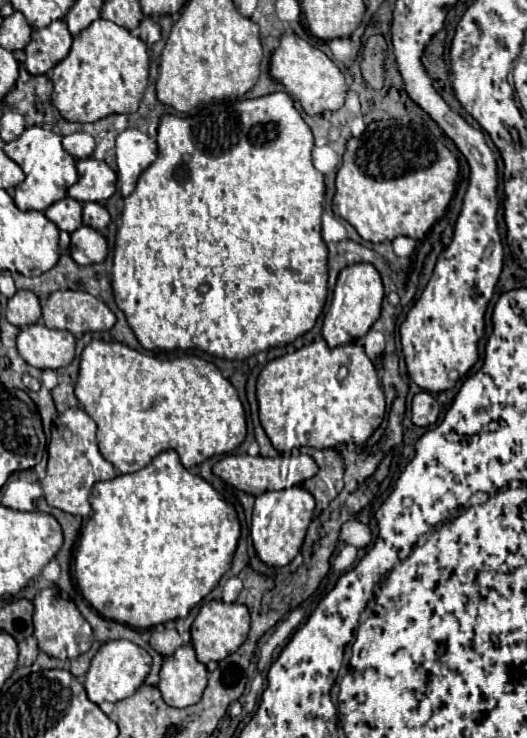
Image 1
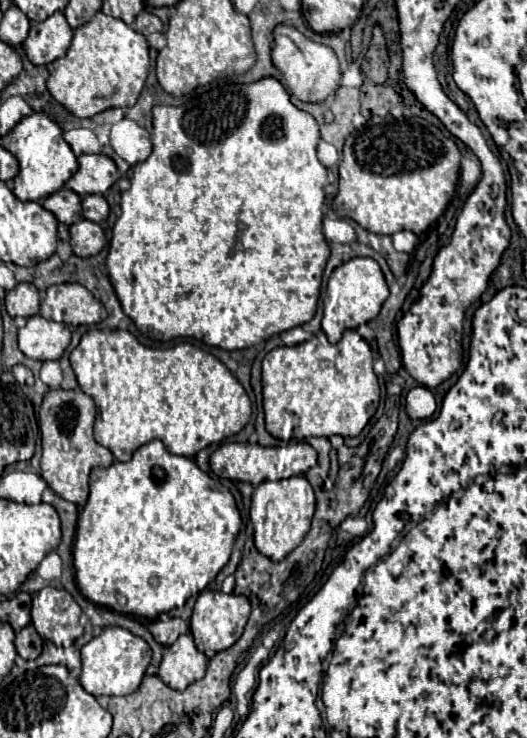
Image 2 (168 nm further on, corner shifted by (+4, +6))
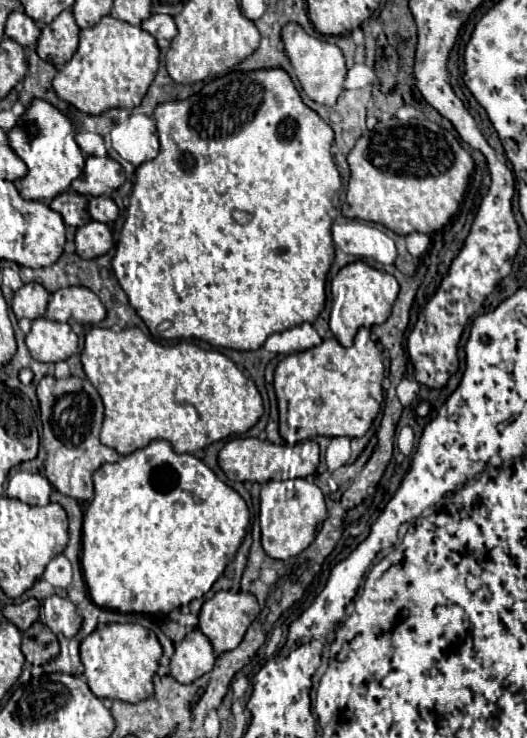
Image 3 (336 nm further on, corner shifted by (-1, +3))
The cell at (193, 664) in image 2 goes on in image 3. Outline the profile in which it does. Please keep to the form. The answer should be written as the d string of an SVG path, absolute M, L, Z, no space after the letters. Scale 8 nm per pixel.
M193 629L185 635L185 639L177 645L169 669L171 677L183 685L193 683L201 675L209 673L215 665L215 655L211 649L209 639L199 631Z

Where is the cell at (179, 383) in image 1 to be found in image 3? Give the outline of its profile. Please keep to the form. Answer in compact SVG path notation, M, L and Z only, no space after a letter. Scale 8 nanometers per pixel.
M95 327L85 335L81 363L87 379L99 391L105 405L101 443L115 449L119 455L129 455L147 447L153 439L169 441L173 451L195 453L215 441L247 433L263 415L263 401L255 383L223 353L205 351L195 343L181 341L177 345L161 345L151 341L139 327L129 327L119 333Z

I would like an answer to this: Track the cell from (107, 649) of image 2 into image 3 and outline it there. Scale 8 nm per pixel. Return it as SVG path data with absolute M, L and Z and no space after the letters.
M111 623L101 629L95 629L83 643L81 643L81 663L85 665L85 679L89 689L99 699L119 699L127 703L137 703L153 695L153 675L159 667L161 657L161 645L157 641L157 635L137 623Z

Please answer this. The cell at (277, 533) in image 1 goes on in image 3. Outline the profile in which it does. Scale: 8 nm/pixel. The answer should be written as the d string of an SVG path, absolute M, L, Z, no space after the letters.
M289 479L289 481L269 481L261 489L261 543L269 557L289 559L307 549L321 523L327 517L327 507L321 489L311 479Z

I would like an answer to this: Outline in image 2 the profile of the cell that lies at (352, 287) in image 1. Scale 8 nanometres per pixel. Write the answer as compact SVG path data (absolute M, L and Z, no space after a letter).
M364 256L364 258L352 258L344 264L340 264L332 276L328 278L326 298L324 298L324 318L322 318L322 330L326 332L328 340L332 344L340 342L344 330L358 328L364 322L370 322L378 316L382 304L388 298L388 284L384 280L384 274L376 260Z

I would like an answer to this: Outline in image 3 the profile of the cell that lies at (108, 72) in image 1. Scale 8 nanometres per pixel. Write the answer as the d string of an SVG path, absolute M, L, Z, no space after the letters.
M105 15L95 27L79 35L79 49L59 69L53 89L59 99L71 103L87 115L101 115L113 107L137 107L145 97L159 67L159 49L155 39L141 27L133 27L111 15Z

